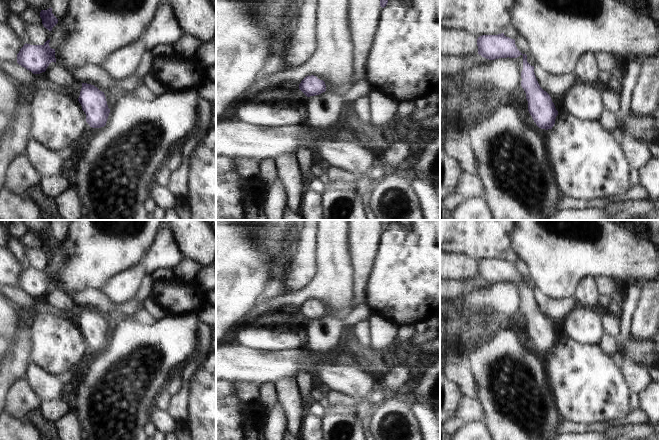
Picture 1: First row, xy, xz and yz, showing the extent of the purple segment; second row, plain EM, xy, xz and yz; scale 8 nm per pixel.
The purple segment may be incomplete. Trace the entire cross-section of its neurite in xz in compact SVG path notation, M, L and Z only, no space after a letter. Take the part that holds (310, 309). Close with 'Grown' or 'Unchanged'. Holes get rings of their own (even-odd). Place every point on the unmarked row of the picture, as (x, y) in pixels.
M306 300L299 308L299 313L307 320L319 319L326 315L326 309L323 304L318 303L316 300Z. Unchanged.

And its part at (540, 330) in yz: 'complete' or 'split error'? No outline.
complete

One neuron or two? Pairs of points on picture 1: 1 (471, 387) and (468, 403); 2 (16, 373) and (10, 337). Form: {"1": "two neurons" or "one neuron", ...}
{"1": "two neurons", "2": "two neurons"}

